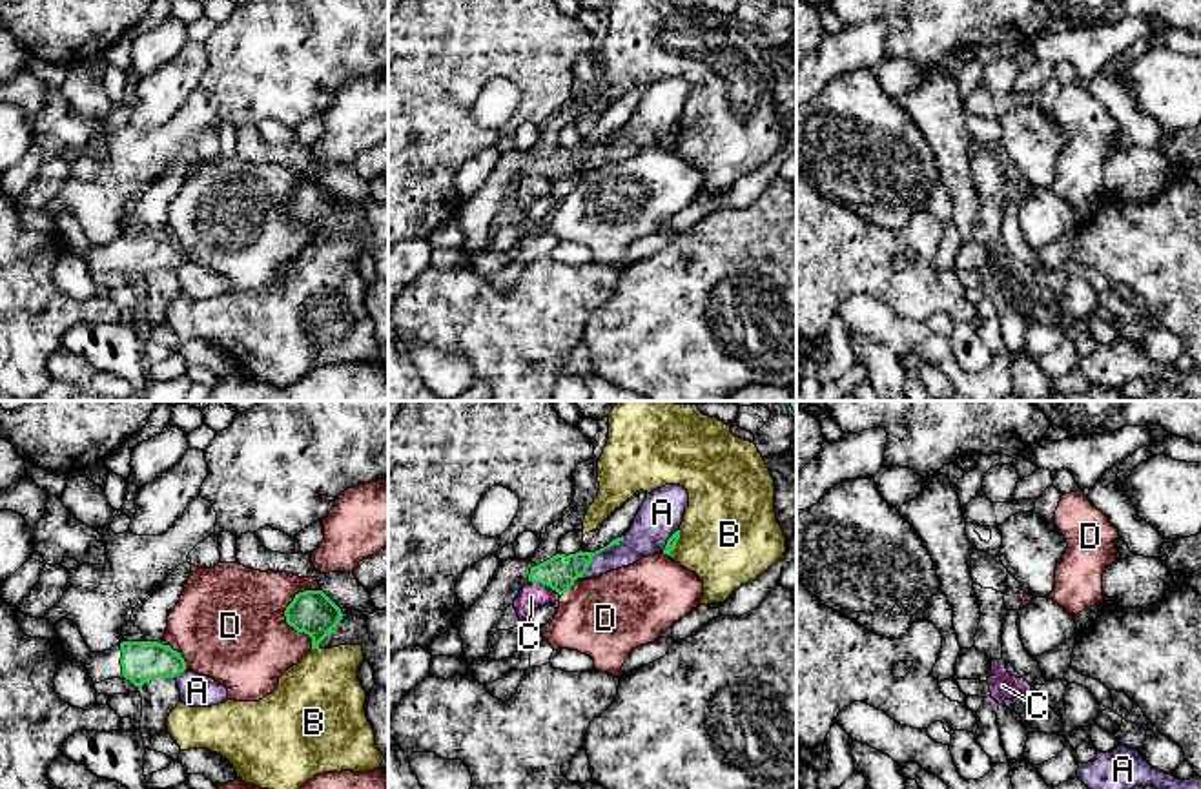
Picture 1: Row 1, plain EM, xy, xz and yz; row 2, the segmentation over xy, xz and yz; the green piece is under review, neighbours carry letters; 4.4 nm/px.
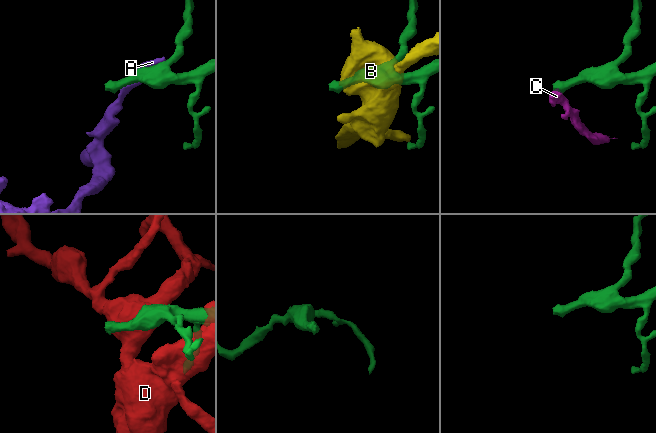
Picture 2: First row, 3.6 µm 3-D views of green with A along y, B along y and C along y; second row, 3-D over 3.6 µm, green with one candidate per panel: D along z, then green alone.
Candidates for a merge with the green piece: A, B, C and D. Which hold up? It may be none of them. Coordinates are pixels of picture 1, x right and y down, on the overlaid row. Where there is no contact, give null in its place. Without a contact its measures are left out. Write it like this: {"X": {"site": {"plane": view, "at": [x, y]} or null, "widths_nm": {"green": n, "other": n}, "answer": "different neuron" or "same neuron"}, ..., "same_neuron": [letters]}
{"A": {"site": {"plane": "xz", "at": [598, 553]}, "widths_nm": {"green": 150, "other": 170}, "answer": "different neuron"}, "B": {"site": {"plane": "xz", "at": [677, 542]}, "widths_nm": {"green": 50, "other": 440}, "answer": "different neuron"}, "C": {"site": {"plane": "xz", "at": [547, 585]}, "widths_nm": {"green": 150, "other": 110}, "answer": "different neuron"}, "D": {"site": {"plane": "xy", "at": [287, 622]}, "widths_nm": {"green": 190, "other": 480}, "answer": "different neuron"}, "same_neuron": []}

